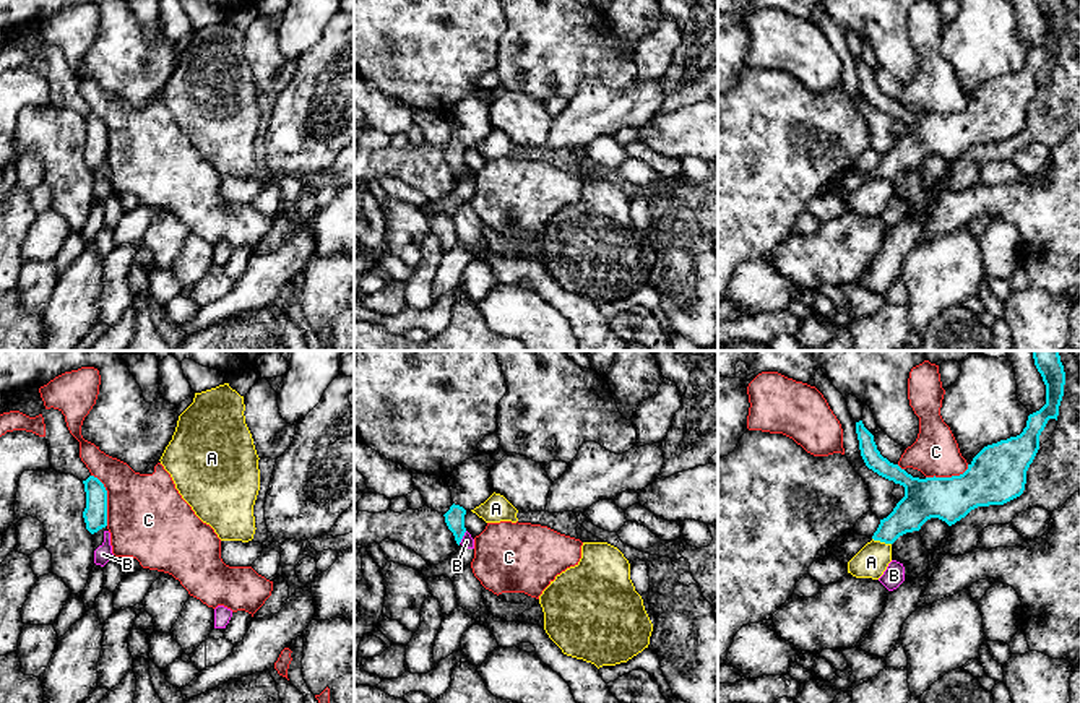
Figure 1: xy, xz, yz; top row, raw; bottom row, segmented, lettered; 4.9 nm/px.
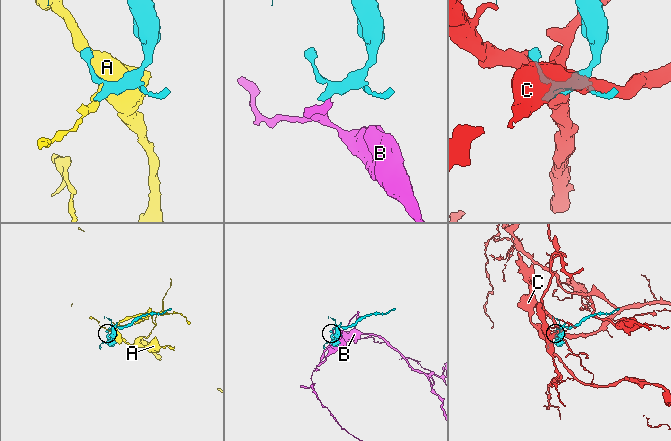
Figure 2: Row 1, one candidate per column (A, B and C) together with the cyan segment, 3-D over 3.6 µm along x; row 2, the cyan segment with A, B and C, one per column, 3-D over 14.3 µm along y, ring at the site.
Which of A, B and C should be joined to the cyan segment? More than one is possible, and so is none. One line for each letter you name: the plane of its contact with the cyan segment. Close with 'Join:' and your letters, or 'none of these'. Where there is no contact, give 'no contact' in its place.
Join: none of these

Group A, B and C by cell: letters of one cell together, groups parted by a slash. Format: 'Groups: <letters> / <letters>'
Groups: A / B / C

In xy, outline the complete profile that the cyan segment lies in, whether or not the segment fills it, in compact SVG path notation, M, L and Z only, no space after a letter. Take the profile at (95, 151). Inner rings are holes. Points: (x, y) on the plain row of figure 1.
M89 112L83 117L83 120L86 128L86 144L83 148L83 154L86 166L94 170L107 162L107 127L94 112Z

